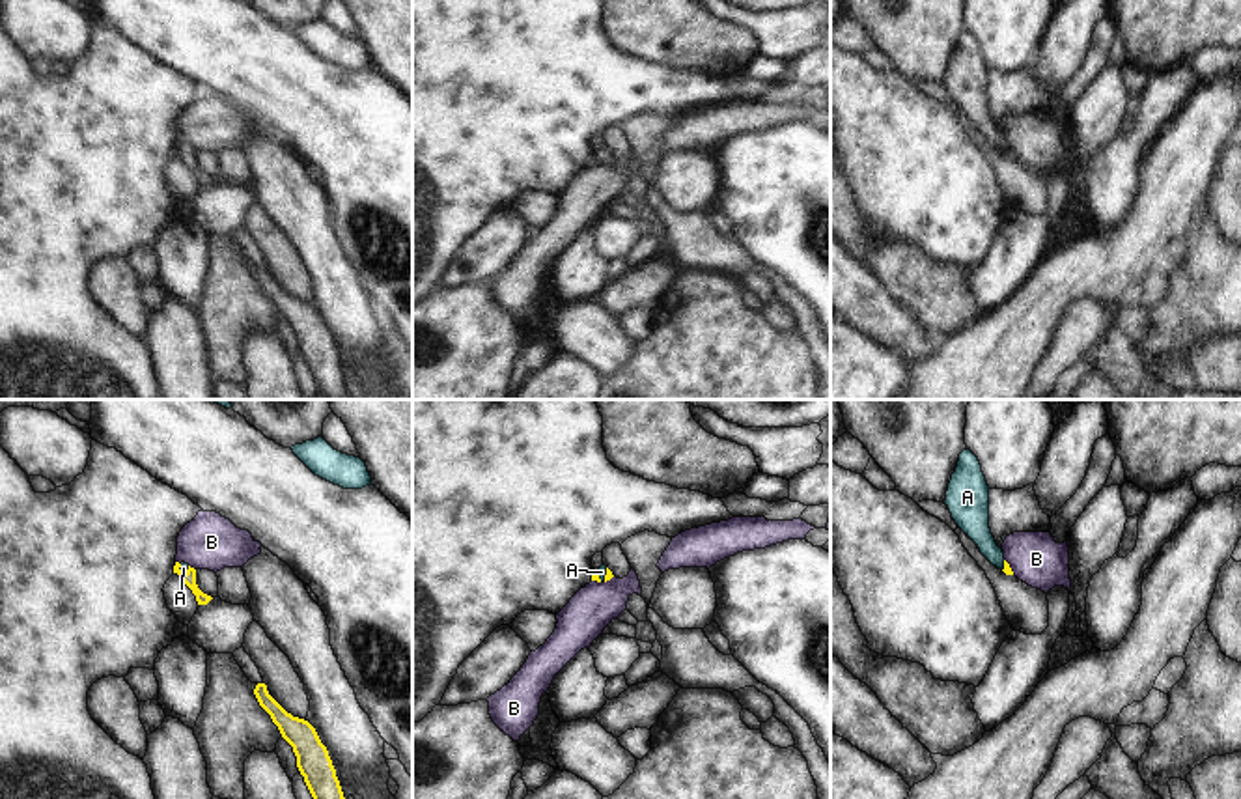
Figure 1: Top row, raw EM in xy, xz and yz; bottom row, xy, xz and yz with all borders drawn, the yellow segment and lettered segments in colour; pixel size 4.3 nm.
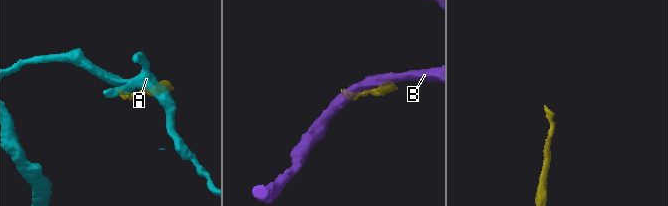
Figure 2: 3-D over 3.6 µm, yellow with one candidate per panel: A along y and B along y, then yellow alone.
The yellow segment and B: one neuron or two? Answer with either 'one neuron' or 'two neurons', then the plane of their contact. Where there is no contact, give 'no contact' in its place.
two neurons; meets yellow in xy

